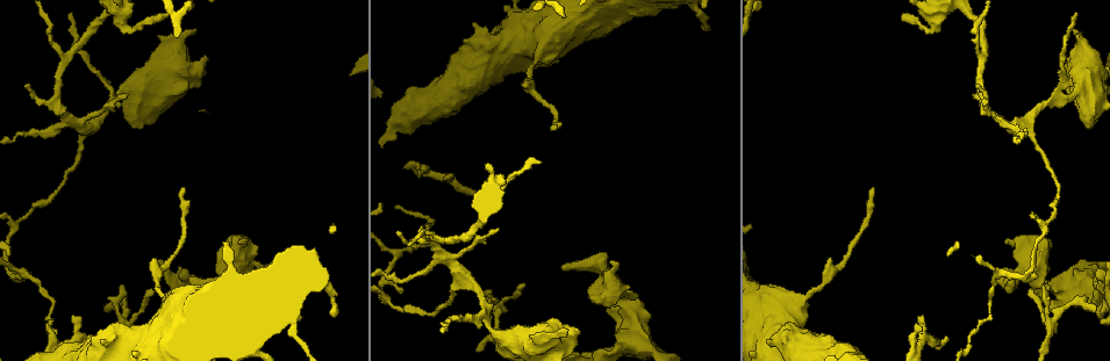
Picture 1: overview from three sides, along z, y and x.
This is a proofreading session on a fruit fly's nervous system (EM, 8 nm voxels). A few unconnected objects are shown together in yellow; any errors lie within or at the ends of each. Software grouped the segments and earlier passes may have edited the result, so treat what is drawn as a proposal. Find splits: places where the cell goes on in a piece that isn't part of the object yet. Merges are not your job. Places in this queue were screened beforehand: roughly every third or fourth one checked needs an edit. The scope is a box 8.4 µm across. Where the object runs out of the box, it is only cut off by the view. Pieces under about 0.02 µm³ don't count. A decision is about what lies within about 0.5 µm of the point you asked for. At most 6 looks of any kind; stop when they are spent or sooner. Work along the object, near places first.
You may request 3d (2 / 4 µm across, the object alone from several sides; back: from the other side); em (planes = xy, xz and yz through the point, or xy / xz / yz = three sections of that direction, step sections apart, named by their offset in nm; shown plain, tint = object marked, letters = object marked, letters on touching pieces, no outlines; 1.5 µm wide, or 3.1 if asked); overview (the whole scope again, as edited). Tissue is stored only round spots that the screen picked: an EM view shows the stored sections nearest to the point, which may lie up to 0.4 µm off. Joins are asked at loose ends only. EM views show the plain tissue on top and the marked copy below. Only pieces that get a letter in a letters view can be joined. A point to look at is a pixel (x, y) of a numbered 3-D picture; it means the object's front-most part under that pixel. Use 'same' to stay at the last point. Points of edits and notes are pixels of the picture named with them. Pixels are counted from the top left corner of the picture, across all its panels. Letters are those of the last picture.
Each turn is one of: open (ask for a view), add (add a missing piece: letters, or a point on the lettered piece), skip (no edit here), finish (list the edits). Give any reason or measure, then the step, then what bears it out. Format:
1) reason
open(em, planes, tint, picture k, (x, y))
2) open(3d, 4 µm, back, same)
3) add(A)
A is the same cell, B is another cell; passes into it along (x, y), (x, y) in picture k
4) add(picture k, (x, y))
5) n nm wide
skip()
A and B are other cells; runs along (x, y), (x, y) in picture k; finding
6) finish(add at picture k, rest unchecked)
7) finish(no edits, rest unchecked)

an open end
open(em, yz, step 8, tint, picture 1, (49, 327))

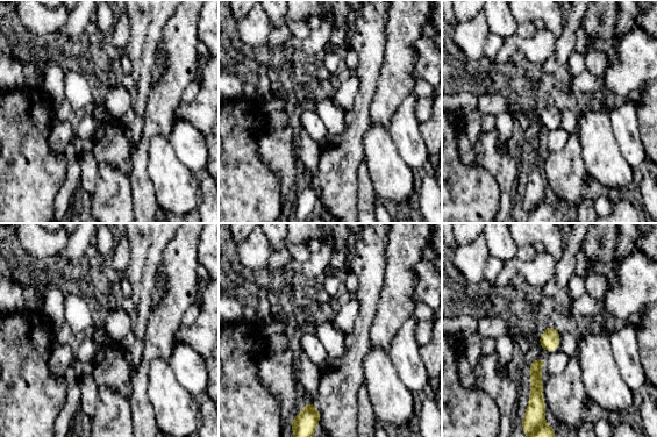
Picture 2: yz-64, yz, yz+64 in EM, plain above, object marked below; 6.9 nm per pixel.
cut it another way
open(em, planes, tint, same)

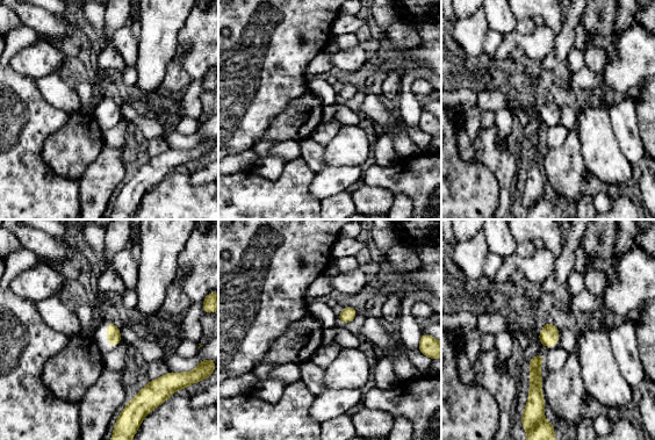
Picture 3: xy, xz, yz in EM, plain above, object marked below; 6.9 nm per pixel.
what lies round it
open(em, planes, letters, same)

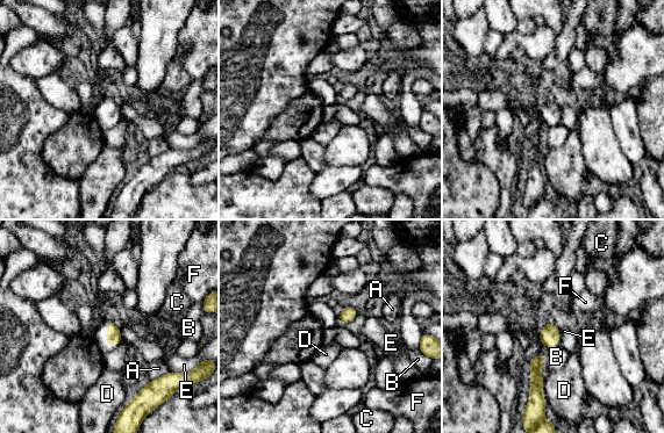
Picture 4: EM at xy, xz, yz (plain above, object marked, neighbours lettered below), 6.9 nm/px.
skip()
A, B, C, D, E and F are other cells; border along (170, 370), (186, 373) in picture 4; none of them fits

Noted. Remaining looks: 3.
free end
open(em, xz, step 4, letters, picture 1, (1037, 276))

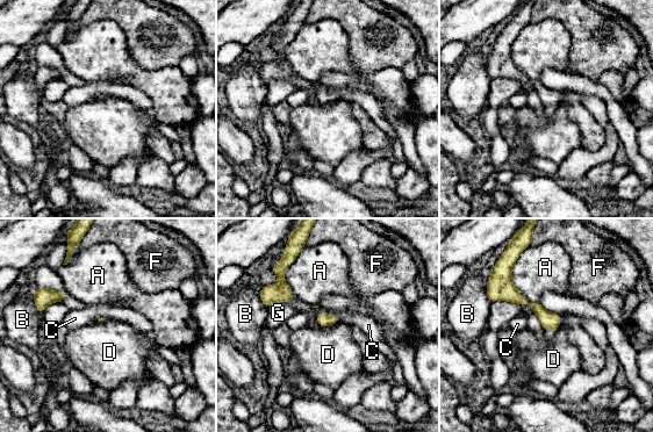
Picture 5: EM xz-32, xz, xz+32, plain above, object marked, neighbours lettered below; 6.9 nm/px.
skip()
A, B, C, D, F and G are other cells; runs along (492, 294), (511, 294), (557, 323) in picture 5; no lettered piece goes on from it

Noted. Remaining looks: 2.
finish(no edits, rest unchecked)

